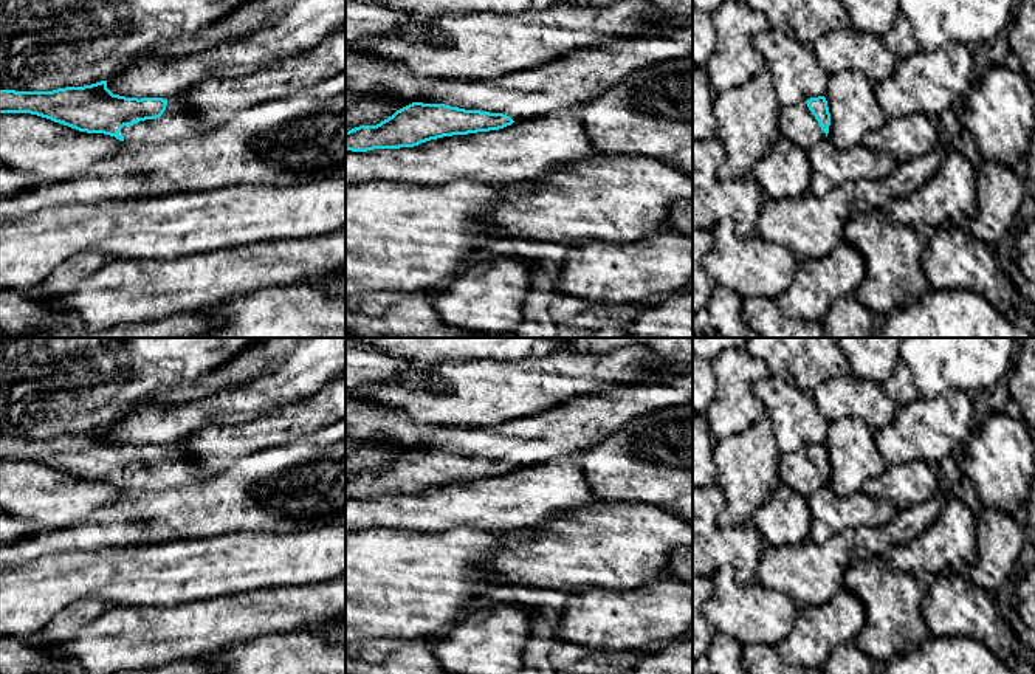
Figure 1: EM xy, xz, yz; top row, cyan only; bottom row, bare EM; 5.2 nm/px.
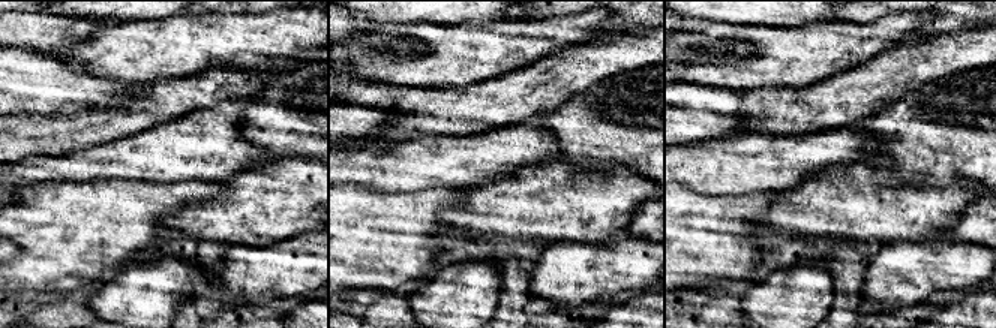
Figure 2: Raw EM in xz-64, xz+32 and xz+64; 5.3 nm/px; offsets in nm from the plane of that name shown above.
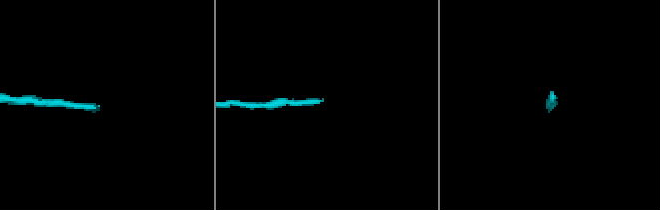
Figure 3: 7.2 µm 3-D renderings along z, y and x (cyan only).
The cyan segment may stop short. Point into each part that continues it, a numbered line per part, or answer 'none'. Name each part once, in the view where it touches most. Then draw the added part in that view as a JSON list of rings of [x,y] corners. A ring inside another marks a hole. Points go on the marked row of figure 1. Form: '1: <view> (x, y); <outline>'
1: xz (567, 82); [[[693,17],[668,33],[578,50],[507,76],[429,84],[421,102],[504,113],[514,122],[538,119],[595,99],[643,65],[689,53]]]

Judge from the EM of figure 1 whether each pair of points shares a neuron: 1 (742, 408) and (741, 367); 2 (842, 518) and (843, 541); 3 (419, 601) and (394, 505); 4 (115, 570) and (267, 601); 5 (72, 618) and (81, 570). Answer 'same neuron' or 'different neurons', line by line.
1: same neuron
2: different neurons
3: different neurons
4: different neurons
5: different neurons

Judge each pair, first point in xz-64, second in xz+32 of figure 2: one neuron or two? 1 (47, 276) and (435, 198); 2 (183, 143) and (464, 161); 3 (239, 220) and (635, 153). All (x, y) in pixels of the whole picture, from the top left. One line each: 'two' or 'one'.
1: one
2: one
3: two

